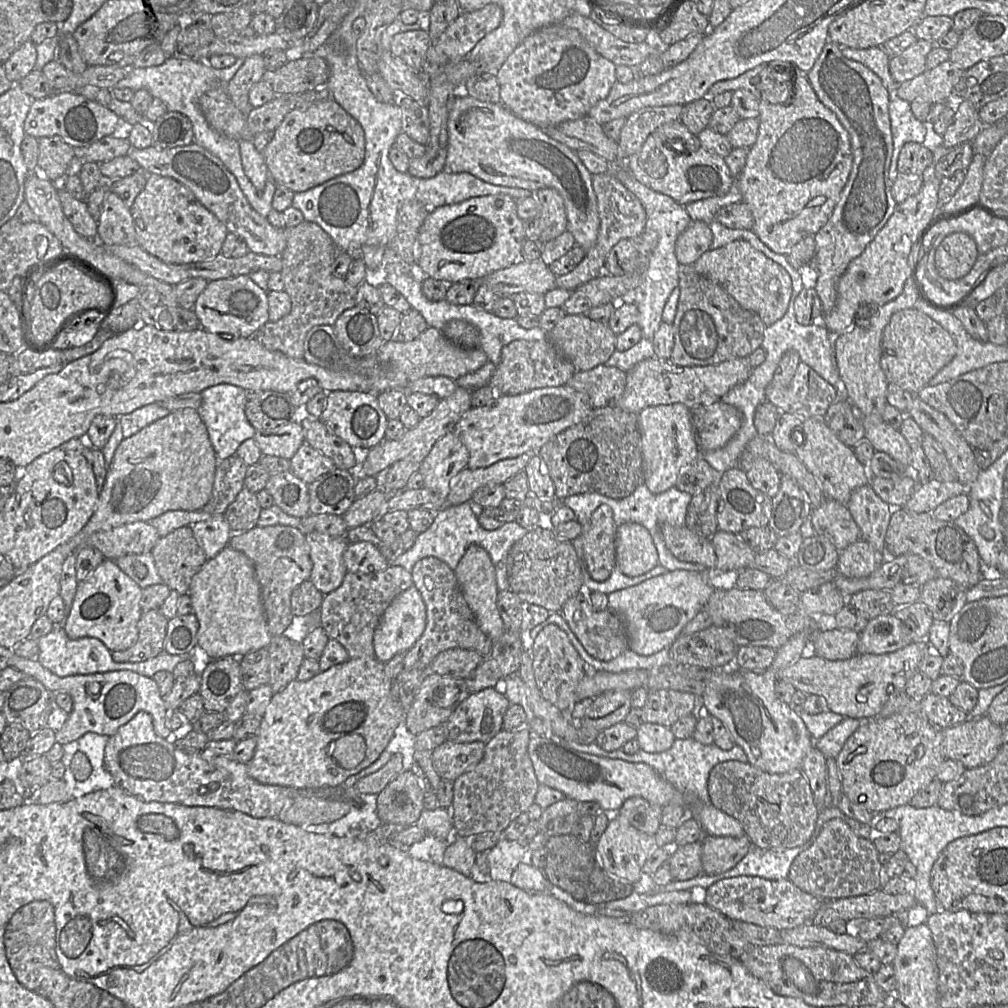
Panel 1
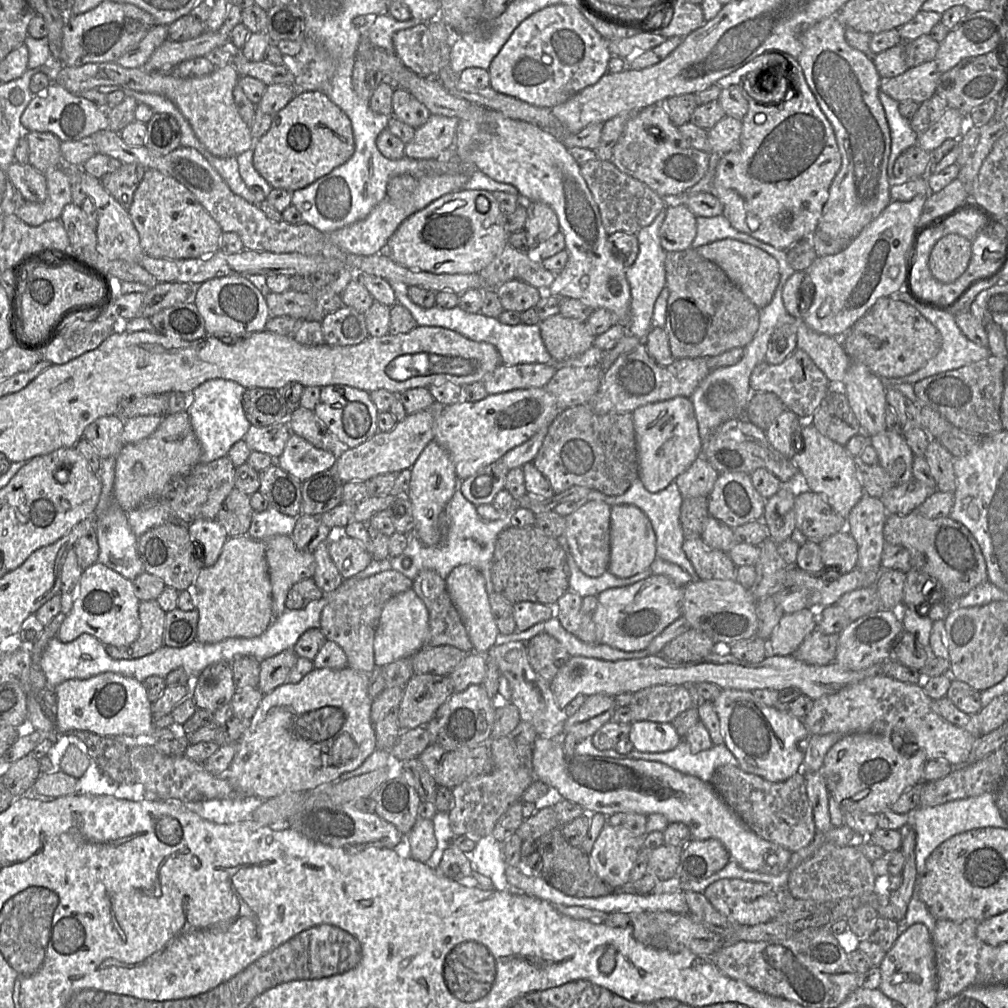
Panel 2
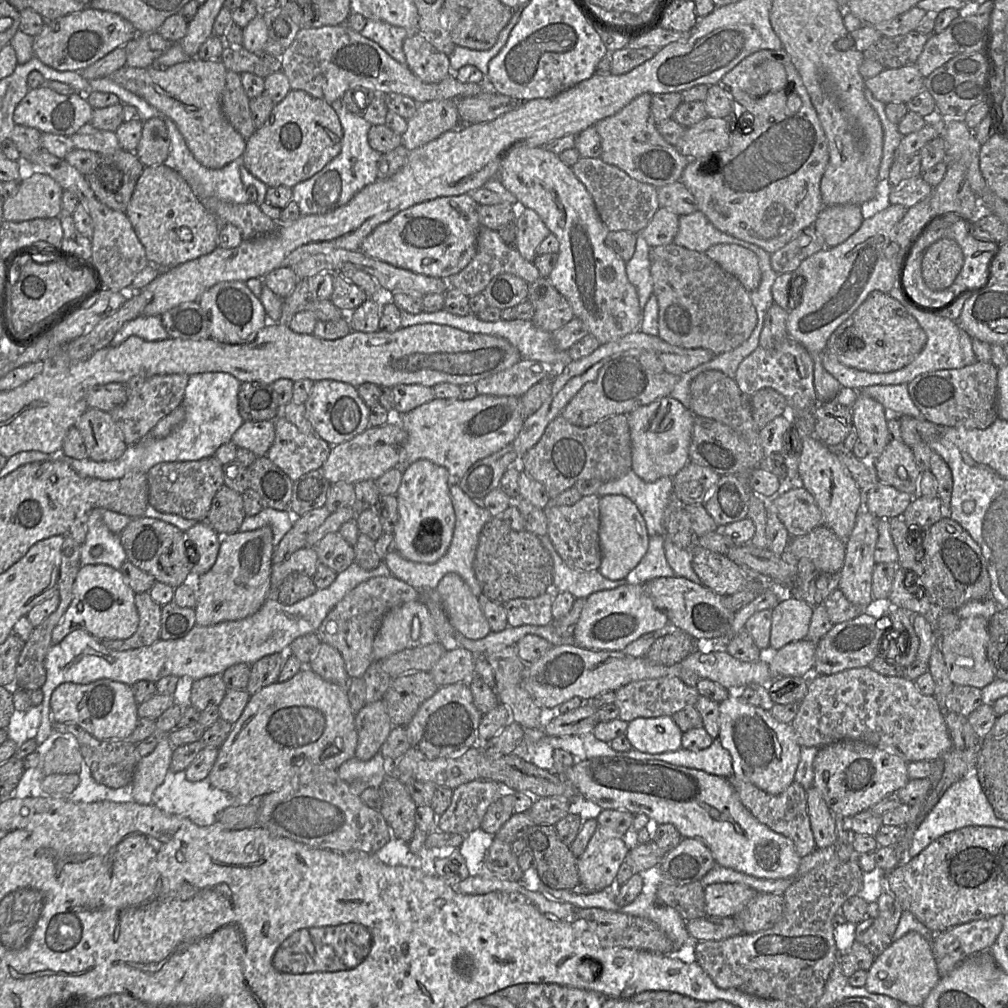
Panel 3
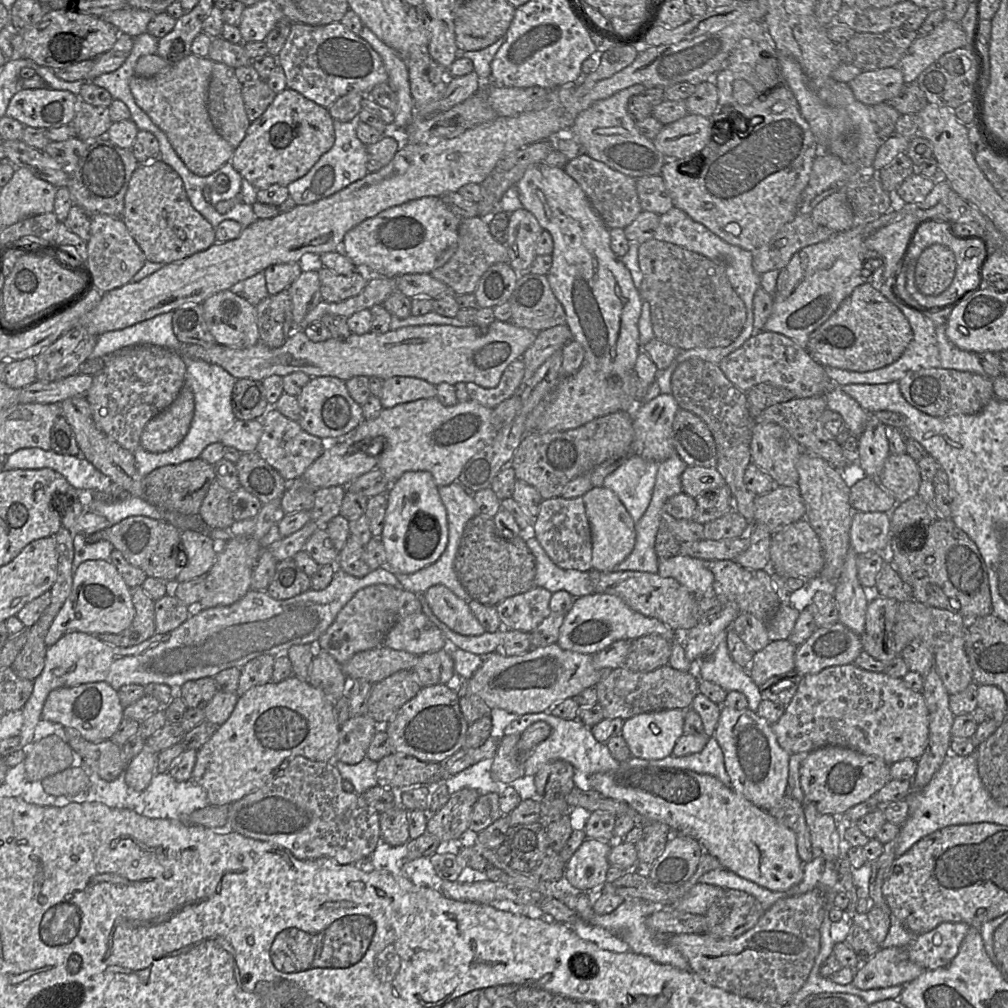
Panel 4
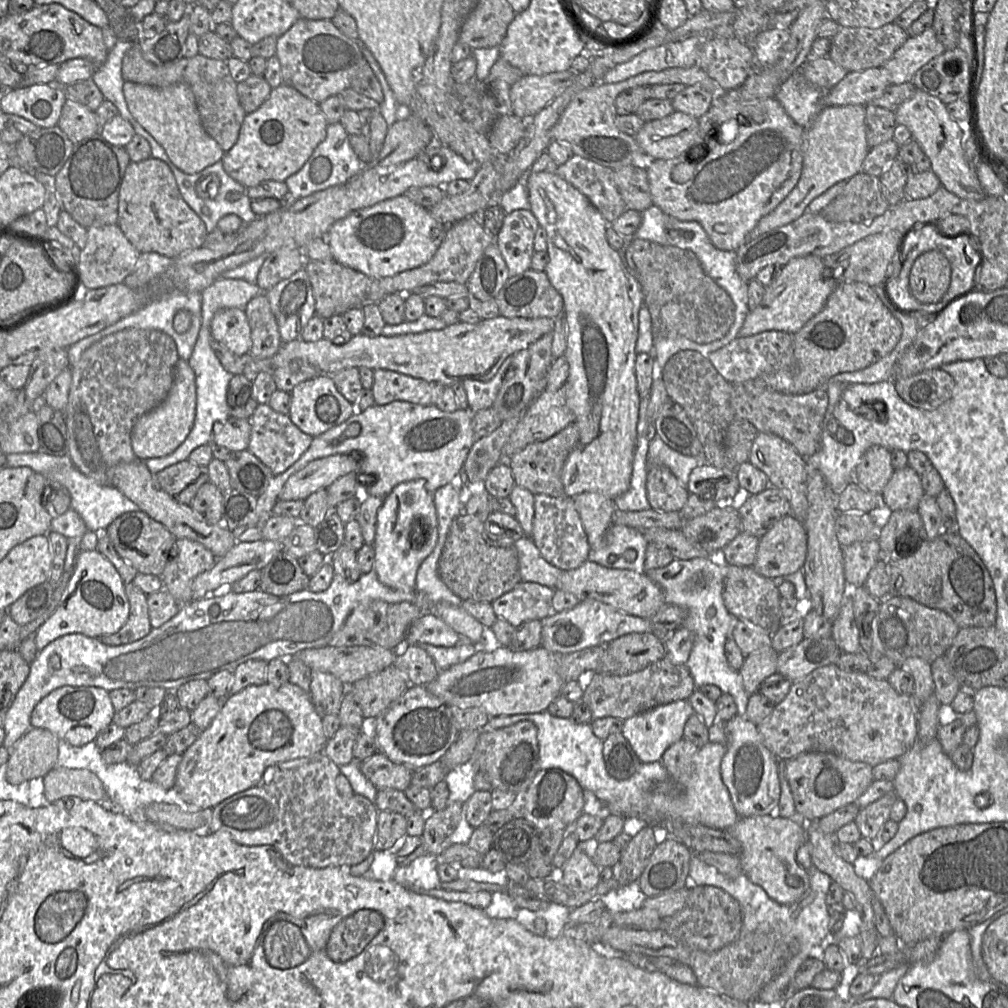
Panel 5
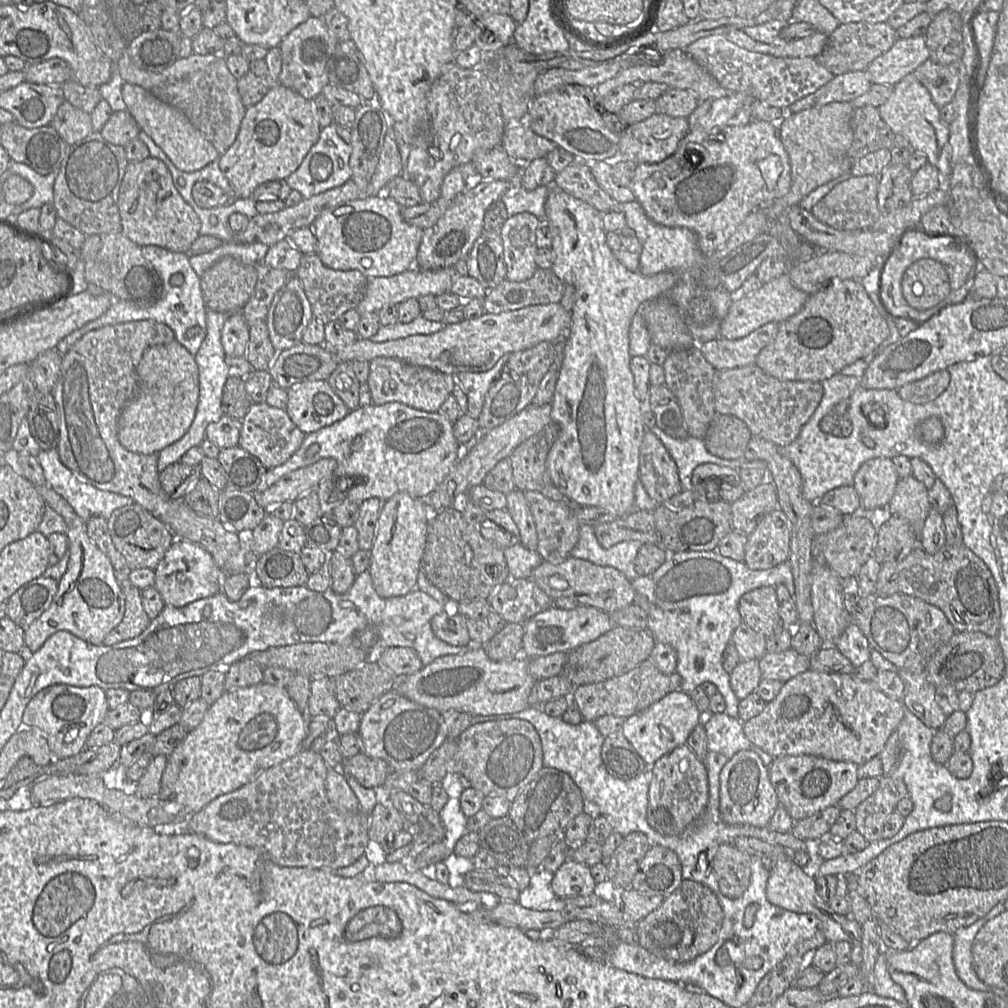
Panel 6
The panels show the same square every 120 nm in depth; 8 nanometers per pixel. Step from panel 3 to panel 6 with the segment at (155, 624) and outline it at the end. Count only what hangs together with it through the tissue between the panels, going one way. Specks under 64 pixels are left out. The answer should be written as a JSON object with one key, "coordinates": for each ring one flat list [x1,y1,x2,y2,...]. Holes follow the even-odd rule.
{"coordinates":[[129,579,120,581,125,596,125,611,121,622,104,638,103,644,111,646,140,635,151,619,144,610,141,591]]}

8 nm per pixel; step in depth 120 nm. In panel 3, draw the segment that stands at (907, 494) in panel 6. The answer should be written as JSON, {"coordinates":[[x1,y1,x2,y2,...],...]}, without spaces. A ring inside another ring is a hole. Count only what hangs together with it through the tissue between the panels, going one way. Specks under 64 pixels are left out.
{"coordinates":[[890,440,883,452,875,460,870,460,869,462,873,466,879,482,914,497,919,494,919,477,921,472,916,464,912,448,903,441]]}

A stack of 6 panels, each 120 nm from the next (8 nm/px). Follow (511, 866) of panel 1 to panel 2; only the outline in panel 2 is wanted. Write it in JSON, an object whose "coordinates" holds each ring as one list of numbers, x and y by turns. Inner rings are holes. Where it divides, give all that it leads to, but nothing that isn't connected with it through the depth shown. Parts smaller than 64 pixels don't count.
{"coordinates":[[492,835,478,838,471,852,465,853,472,871,479,872,492,880,493,889,508,890,510,885,506,877,507,865,502,854,503,843]]}

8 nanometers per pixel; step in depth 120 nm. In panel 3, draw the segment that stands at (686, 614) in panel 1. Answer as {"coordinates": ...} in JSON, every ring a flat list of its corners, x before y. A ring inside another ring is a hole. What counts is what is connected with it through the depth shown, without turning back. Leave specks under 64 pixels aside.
{"coordinates":[[627,583,612,590,593,593,585,599,573,638,576,645,588,650,623,652,629,643,668,623,668,617,653,605,642,584]]}

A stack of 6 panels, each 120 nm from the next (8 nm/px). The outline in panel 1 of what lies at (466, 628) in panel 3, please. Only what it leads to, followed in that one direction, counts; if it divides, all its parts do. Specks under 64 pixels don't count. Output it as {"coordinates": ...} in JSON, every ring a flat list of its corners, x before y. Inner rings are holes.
{"coordinates":[[470,545,454,572,463,597,473,612,479,628,495,643,504,632,504,623,497,607,499,590,496,571,488,552,479,545]]}

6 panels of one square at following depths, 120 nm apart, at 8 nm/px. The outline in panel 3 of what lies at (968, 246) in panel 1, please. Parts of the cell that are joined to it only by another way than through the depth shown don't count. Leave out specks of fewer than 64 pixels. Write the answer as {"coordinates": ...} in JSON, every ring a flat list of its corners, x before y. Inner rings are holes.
{"coordinates":[[942,238,933,243,922,259,922,277,932,291,948,289,960,274,964,255,953,239]]}

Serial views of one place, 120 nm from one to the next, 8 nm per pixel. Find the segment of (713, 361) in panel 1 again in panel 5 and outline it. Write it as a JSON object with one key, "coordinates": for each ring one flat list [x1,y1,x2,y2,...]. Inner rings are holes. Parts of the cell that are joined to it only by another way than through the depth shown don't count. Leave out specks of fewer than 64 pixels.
{"coordinates":[[643,239,630,241,632,258,636,266,637,281,652,320,653,347,655,340,683,336,699,344,723,338,735,319,735,305,729,294,704,271,697,256,688,249,657,244]]}

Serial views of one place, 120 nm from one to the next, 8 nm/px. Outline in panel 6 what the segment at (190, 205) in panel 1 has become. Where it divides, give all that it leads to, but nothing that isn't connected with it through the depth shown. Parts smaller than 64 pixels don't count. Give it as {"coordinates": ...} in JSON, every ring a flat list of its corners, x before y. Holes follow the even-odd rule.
{"coordinates":[[148,157,139,162,128,163,118,194,118,210,121,219,121,232,140,247,155,245,189,255,193,242,199,236,201,222,197,214,179,194,169,169,158,158]]}

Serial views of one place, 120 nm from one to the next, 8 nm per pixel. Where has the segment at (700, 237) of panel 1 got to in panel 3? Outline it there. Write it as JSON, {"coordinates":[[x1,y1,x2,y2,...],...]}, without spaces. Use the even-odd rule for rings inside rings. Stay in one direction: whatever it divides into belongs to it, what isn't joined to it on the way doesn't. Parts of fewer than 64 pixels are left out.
{"coordinates":[[659,208,648,225,639,233,650,247,673,243,679,227,679,216,666,208]]}

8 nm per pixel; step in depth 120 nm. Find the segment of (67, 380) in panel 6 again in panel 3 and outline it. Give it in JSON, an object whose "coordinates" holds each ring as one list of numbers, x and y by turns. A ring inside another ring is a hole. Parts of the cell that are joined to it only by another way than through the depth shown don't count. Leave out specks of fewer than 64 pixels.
{"coordinates":[[185,374,154,375,134,377,125,383,127,401,121,407,108,412,121,431,127,446,149,435,155,425,181,405,188,385,189,376]]}

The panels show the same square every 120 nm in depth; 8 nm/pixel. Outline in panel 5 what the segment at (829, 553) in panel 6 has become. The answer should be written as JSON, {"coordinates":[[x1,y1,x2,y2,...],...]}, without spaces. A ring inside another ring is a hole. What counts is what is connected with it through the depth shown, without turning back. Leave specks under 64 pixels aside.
{"coordinates":[[877,540,855,542,842,546,844,575,850,587,863,586,869,572,881,557]]}

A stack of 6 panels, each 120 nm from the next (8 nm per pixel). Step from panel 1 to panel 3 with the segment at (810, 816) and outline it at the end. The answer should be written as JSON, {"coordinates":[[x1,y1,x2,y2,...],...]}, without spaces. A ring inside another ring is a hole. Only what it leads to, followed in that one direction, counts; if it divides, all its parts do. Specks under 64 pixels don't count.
{"coordinates":[[734,775,728,780,751,814,771,830,790,838,801,858,814,851,816,843,808,815,807,792,799,783,794,781,780,794,771,795]]}

